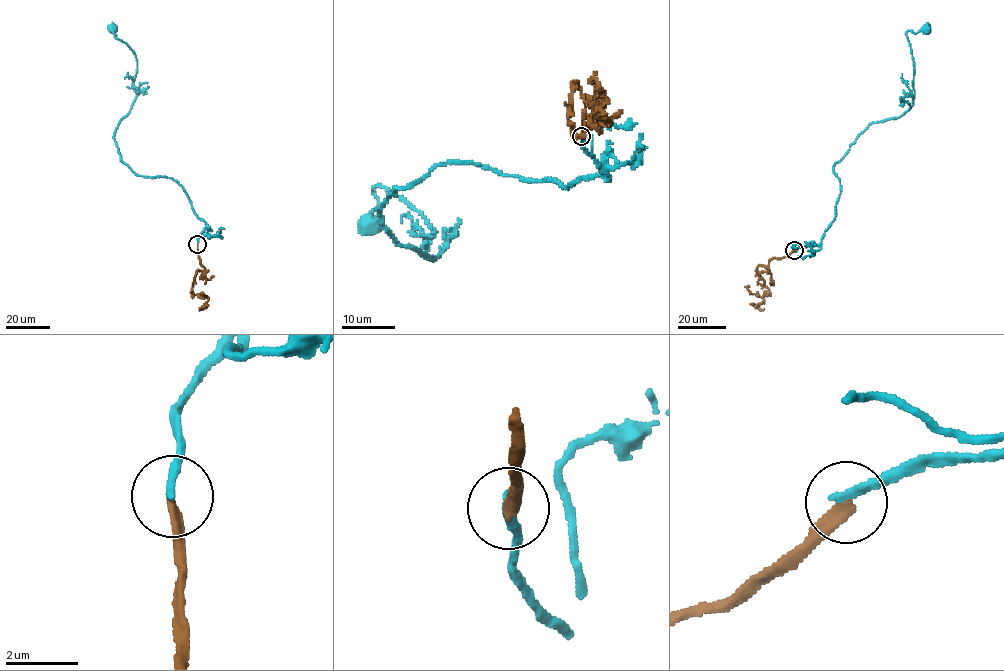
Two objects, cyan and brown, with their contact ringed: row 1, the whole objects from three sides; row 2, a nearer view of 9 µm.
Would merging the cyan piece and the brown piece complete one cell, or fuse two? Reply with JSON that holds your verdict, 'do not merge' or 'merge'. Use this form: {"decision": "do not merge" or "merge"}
{"decision": "do not merge"}

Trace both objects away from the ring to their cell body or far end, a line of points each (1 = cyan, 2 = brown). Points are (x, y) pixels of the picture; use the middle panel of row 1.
1: (581, 137), (604, 176), (444, 162), (394, 189), (385, 230), (433, 259), (422, 214), (382, 186), (367, 221)
2: (581, 137), (585, 99), (599, 102), (574, 83), (572, 131), (608, 121), (591, 115), (601, 134)

